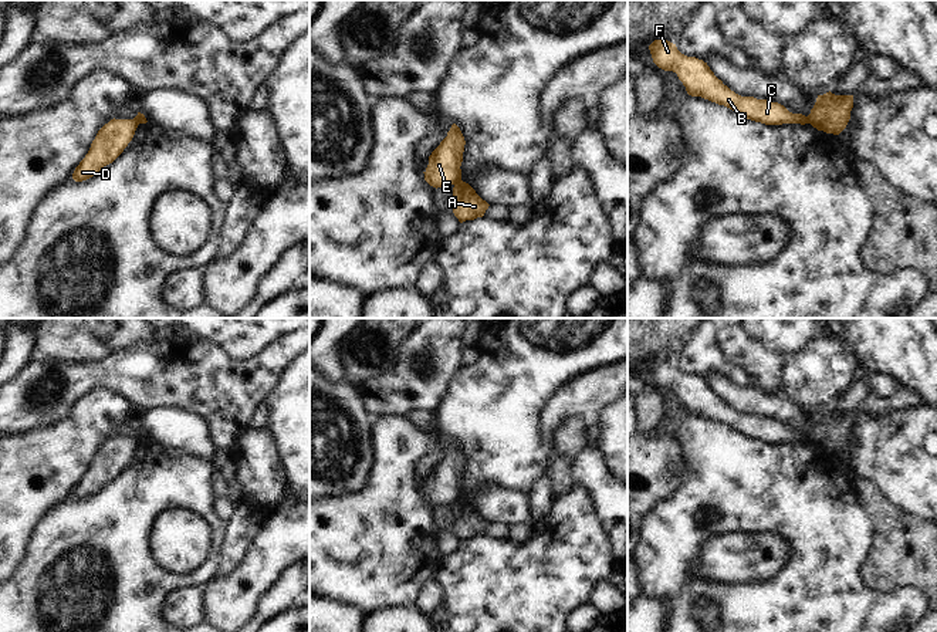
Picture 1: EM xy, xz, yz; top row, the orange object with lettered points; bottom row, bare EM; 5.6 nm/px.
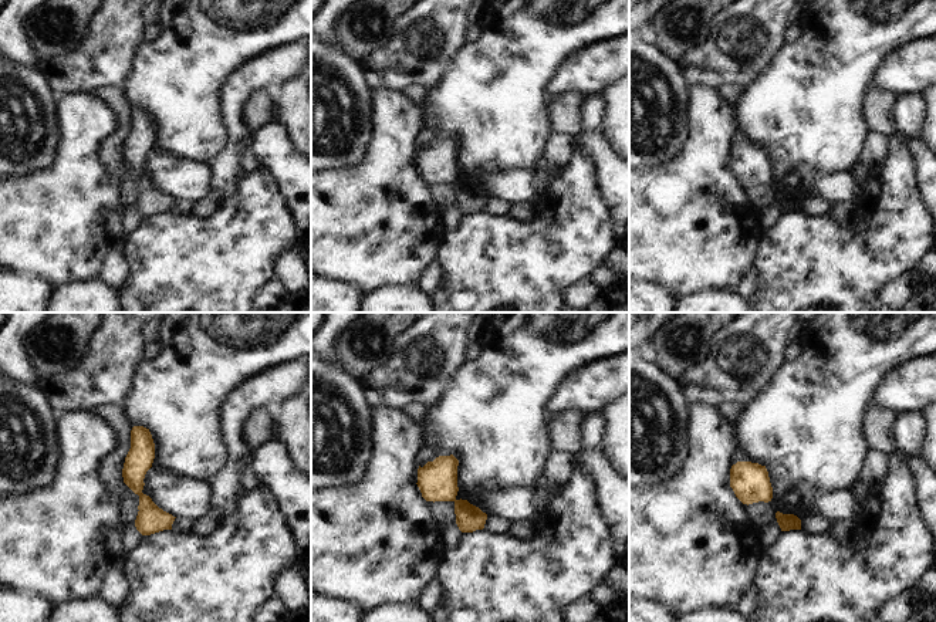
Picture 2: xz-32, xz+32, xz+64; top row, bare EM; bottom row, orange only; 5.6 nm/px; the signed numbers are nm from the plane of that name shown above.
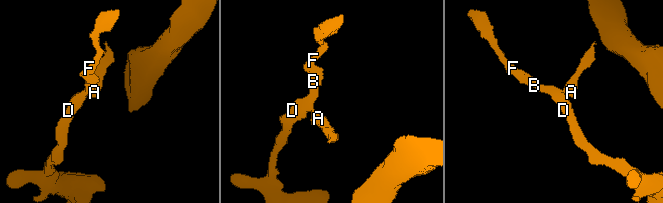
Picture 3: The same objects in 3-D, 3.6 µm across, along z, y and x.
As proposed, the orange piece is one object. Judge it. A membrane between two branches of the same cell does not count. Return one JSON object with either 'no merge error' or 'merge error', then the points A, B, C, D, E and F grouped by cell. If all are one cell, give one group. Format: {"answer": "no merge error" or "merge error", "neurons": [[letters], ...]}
{"answer": "merge error", "neurons": [["A"], ["B", "C", "D", "E", "F"]]}

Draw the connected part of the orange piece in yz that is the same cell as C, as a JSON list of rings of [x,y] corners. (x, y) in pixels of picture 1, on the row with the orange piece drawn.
[[[654,40],[649,50],[653,62],[664,71],[676,72],[691,97],[724,105],[747,119],[765,125],[808,124],[808,116],[792,114],[778,102],[735,94],[714,75],[707,62],[681,54],[676,44],[667,40]]]

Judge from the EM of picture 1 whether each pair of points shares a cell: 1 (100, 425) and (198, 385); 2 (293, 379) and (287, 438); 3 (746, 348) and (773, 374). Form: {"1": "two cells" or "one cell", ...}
{"1": "two cells", "2": "one cell", "3": "one cell"}

